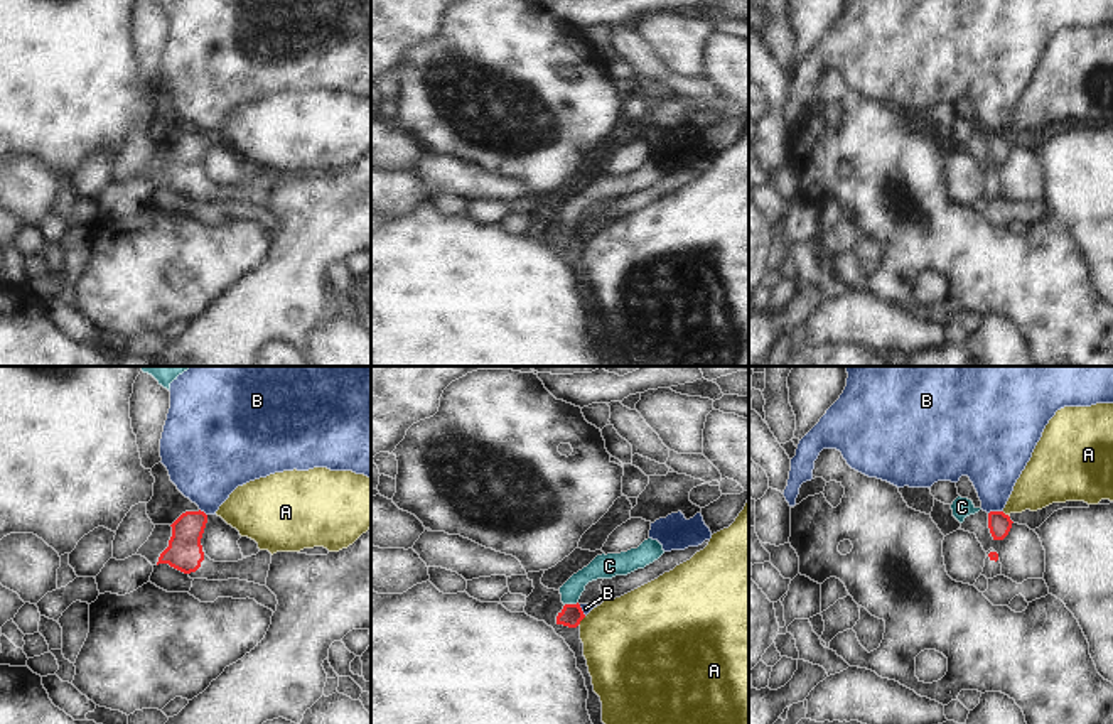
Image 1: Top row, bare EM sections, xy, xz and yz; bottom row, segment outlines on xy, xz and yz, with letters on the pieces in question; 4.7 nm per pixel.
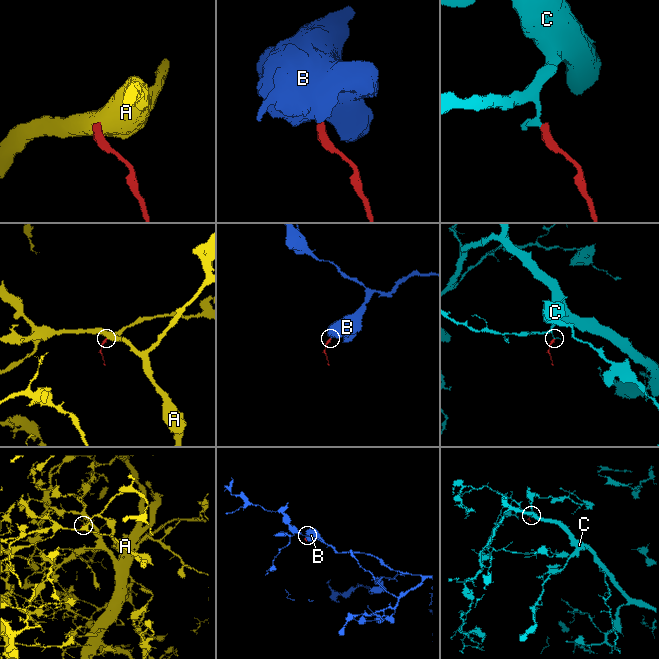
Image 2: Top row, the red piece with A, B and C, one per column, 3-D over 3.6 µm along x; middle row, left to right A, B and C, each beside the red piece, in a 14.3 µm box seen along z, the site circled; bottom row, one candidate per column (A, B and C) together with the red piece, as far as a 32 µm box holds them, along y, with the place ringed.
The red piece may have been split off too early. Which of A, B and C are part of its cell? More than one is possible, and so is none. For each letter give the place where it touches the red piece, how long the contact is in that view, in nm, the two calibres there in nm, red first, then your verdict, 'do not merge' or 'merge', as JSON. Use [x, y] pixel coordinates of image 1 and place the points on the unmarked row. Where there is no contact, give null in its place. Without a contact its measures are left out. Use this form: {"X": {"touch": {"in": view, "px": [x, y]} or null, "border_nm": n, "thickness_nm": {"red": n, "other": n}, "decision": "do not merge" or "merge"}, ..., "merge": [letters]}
{"A": {"touch": {"in": "xz", "px": [580, 242]}, "border_nm": 60, "thickness_nm": {"red": 100, "other": 440}, "decision": "do not merge"}, "B": {"touch": {"in": "yz", "px": [995, 134]}, "border_nm": 70, "thickness_nm": {"red": 110, "other": 300}, "decision": "do not merge"}, "C": {"touch": {"in": "xz", "px": [570, 226]}, "border_nm": 70, "thickness_nm": {"red": 100, "other": 110}, "decision": "merge"}, "merge": ["C"]}

